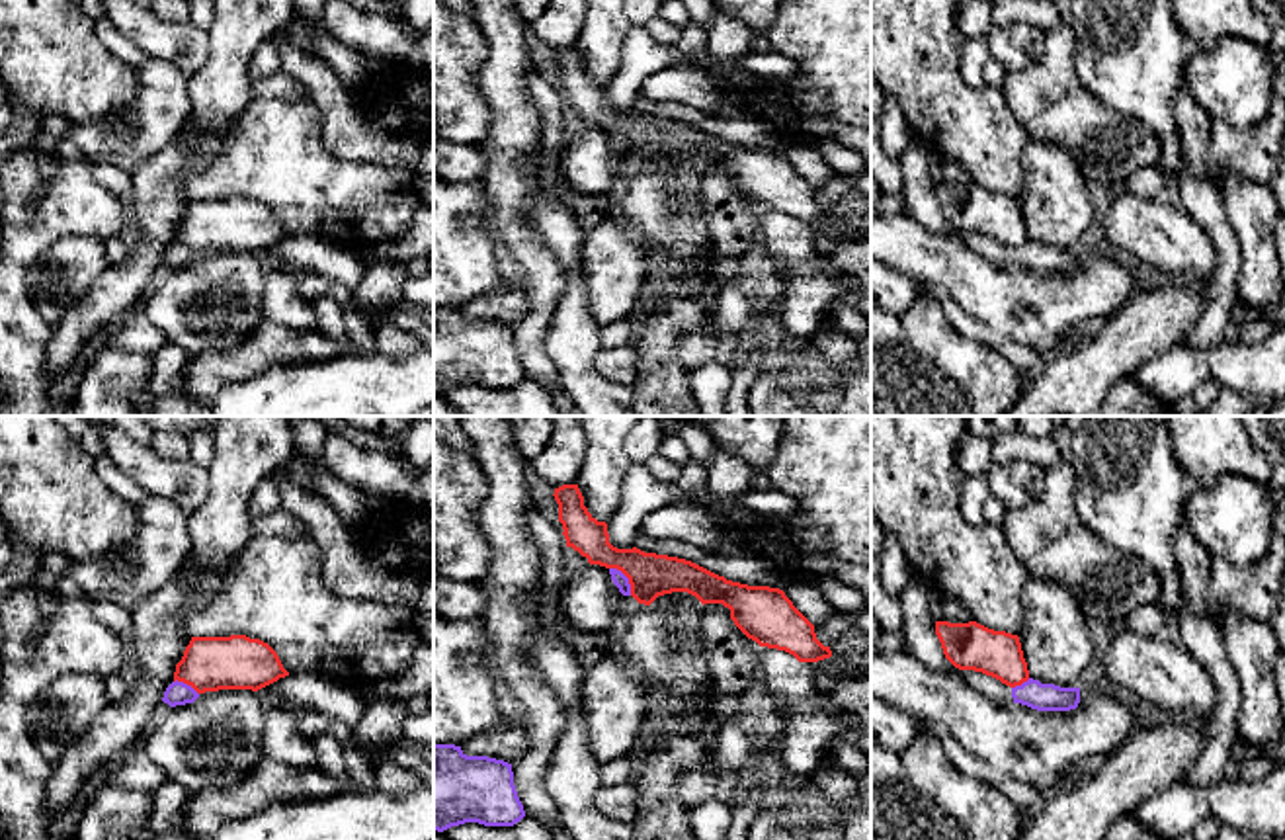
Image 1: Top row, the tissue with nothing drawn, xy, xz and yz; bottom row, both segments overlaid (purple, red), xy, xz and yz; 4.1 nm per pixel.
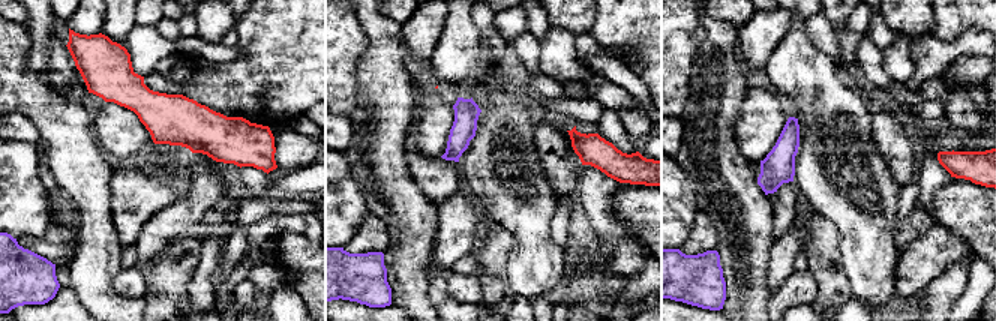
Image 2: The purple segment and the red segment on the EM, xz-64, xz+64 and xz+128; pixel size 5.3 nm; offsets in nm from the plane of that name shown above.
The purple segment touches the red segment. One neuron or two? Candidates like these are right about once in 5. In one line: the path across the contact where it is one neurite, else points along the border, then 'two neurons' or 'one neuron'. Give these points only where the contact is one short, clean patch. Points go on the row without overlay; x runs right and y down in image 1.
border xz (610, 129), (616, 129), (627, 141), (631, 157); two neurons

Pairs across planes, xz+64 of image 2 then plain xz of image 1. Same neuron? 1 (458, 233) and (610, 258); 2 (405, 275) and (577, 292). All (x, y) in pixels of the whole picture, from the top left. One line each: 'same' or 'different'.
1: same
2: different

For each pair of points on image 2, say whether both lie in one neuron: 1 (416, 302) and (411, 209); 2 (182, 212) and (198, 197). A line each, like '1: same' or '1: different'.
1: same
2: same

